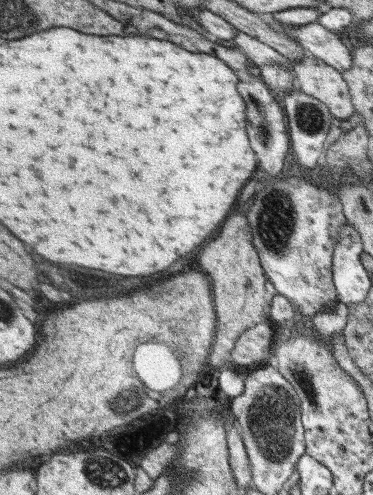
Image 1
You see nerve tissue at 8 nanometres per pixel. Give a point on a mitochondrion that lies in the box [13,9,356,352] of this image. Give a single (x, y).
(275, 224)

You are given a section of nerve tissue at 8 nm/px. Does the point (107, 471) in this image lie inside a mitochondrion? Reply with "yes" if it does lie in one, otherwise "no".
yes

